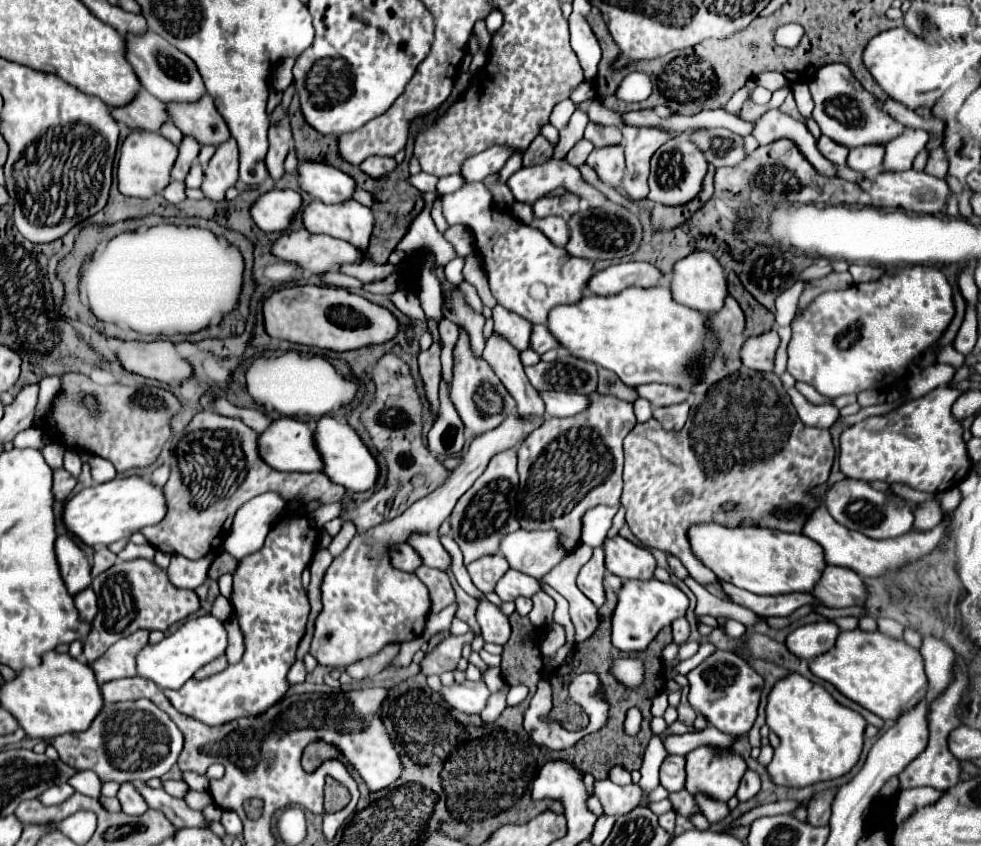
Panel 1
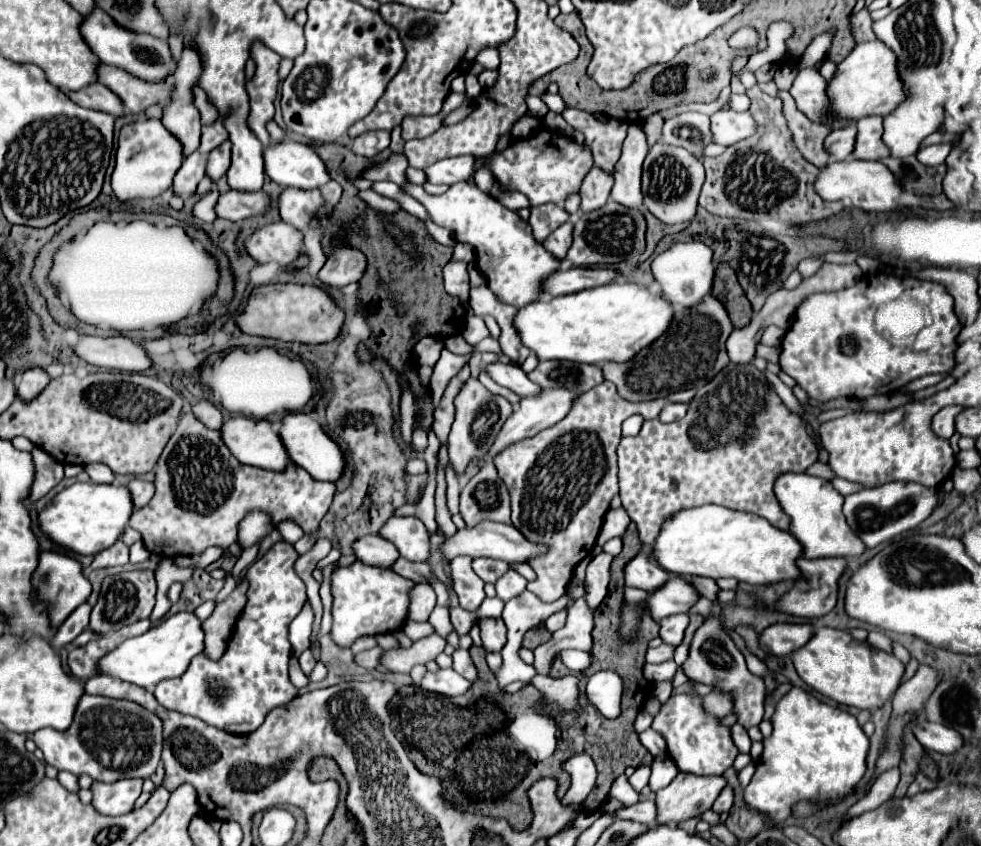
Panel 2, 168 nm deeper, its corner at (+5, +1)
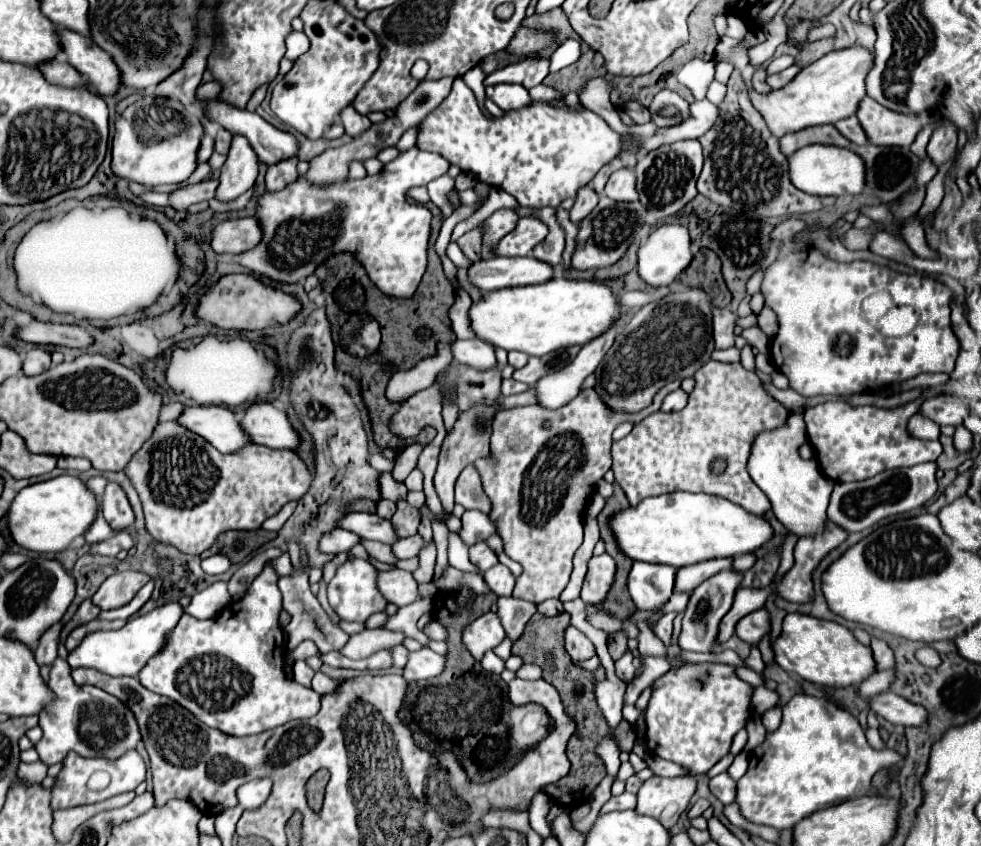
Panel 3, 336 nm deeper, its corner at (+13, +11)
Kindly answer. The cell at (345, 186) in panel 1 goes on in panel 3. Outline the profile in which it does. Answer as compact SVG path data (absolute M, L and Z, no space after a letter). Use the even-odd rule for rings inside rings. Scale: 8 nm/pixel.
M211 100L203 106L203 114L205 118L221 124L223 128L227 128L229 132L233 134L241 134L249 140L249 144L253 146L255 154L259 156L259 162L267 164L267 166L273 166L273 164L279 164L283 160L289 160L289 158L297 158L299 154L299 140L289 134L289 132L283 132L279 128L275 128L273 124L269 124L267 120L263 120L259 114L251 114L247 110L239 110L239 108L233 108L225 102L219 102L219 100Z

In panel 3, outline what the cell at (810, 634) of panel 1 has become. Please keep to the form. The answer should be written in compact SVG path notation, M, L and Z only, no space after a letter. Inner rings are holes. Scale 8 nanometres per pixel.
M765 608L741 618L735 628L735 634L747 644L759 644L769 632L771 632L771 616Z

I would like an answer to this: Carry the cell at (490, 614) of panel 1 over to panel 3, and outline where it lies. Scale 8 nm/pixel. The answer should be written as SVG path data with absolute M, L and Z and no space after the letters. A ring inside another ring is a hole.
M487 612L479 616L475 622L471 622L463 632L463 642L469 648L469 652L481 660L481 656L487 650L493 650L505 636L505 630L501 628L501 620L495 612Z

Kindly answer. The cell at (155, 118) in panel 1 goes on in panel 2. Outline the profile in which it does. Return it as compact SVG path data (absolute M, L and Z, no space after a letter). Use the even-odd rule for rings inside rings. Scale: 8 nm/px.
M91 82L85 90L77 90L77 92L67 92L67 96L77 102L83 108L93 108L93 110L101 110L101 112L109 112L113 116L121 116L123 114L123 104L121 100L105 86L101 86L99 82Z

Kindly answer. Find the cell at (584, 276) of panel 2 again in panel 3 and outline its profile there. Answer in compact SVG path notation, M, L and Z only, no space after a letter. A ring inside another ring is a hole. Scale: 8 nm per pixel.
M533 256L523 258L493 258L479 260L469 268L469 278L475 286L485 292L515 288L515 286L531 286L543 284L545 280L555 278L555 266L541 262Z

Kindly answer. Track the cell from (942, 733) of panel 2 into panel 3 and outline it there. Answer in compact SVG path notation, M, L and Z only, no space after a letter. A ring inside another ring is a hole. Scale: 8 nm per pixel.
M883 692L877 696L871 696L871 710L875 714L883 716L887 722L899 724L905 728L909 728L909 726L921 728L927 724L927 718L929 718L929 714L923 706L917 706L893 692Z

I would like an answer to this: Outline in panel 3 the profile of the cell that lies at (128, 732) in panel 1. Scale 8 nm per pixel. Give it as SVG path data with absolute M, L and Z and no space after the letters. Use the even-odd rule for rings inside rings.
M57 658L53 662L49 686L57 694L57 700L53 708L41 712L39 726L43 728L43 738L35 744L35 750L45 764L51 766L63 762L69 752L77 752L83 758L115 760L129 750L135 750L141 742L141 730L135 714L121 700L111 694L105 694L97 686L77 686L65 660Z

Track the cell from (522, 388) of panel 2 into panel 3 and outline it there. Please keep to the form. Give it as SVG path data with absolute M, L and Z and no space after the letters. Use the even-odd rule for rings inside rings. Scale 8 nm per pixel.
M455 340L453 342L453 356L459 364L465 364L469 368L475 370L491 370L497 368L497 358L495 358L495 350L491 348L491 344L487 344L485 340Z

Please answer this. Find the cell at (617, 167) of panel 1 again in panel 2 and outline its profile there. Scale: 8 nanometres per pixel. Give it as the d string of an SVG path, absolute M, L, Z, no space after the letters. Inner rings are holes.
M593 168L581 186L581 212L589 212L589 210L599 210L611 192L613 186L613 178L609 178L607 172Z

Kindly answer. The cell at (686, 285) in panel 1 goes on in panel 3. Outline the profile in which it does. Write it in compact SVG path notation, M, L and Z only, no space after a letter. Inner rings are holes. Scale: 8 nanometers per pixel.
M663 224L655 232L649 234L647 242L639 248L639 276L651 284L651 286L669 286L677 280L677 276L691 264L693 252L691 252L691 238L689 230L679 224Z

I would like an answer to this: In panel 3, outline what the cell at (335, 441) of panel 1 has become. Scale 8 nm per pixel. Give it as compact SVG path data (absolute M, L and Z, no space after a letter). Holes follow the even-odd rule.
M269 402L253 404L241 418L241 424L255 444L279 450L297 450L301 446L301 436L289 422L287 412Z

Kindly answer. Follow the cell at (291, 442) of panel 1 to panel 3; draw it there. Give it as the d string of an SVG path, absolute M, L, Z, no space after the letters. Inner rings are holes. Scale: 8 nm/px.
M189 406L179 422L203 436L223 454L237 452L251 444L251 438L243 430L237 416L225 406Z

